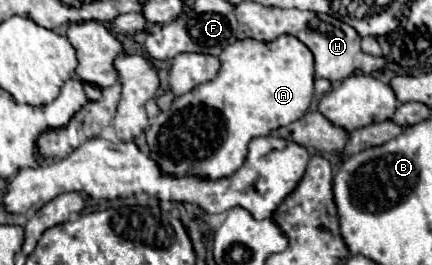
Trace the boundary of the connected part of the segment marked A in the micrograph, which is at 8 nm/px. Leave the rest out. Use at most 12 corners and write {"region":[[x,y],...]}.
{"region":[[236,40],[146,132],[166,174],[218,180],[300,120],[314,56]]}

